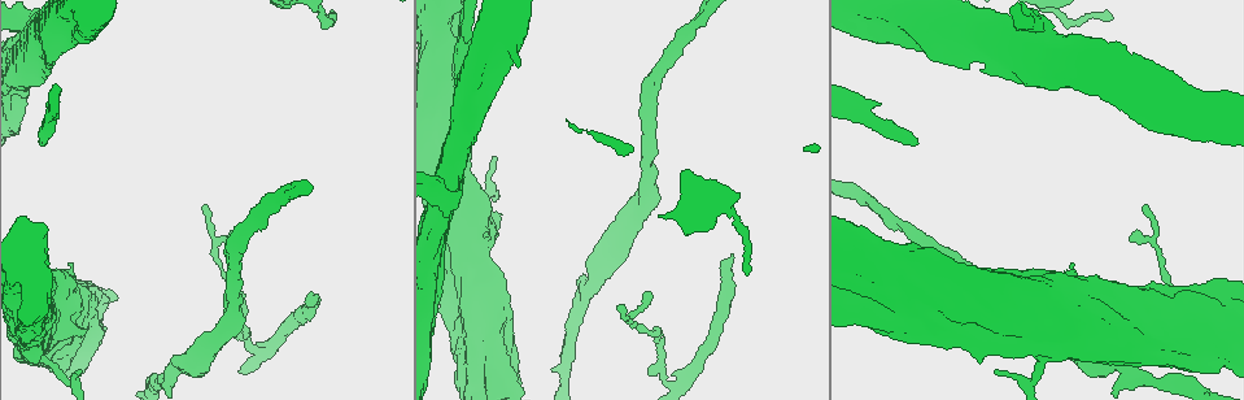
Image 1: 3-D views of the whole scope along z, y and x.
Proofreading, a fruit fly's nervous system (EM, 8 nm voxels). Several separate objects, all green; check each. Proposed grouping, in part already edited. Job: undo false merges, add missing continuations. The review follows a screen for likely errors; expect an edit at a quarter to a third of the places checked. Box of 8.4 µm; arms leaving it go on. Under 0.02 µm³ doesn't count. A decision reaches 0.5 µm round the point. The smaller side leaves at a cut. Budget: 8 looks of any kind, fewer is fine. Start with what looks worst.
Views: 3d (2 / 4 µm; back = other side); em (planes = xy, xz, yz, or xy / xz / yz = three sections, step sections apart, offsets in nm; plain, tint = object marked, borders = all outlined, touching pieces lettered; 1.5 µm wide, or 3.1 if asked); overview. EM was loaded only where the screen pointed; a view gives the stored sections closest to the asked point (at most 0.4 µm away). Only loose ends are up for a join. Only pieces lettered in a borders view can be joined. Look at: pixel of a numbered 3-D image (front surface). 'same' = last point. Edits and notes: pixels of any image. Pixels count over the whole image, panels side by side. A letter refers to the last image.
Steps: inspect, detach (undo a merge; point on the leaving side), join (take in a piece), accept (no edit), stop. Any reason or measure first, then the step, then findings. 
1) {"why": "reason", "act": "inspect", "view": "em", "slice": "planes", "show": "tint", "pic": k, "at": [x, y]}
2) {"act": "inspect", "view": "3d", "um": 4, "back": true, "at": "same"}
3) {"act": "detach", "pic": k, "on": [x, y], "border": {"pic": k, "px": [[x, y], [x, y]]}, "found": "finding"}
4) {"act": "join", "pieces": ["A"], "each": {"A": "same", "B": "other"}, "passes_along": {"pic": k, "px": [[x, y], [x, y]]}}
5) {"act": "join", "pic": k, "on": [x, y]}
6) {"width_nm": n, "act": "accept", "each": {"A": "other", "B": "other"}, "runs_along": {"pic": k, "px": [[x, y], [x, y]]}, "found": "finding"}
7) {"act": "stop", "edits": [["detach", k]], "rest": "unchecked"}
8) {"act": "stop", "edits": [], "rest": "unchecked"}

{"why": "branch stops here", "act": "inspect", "view": "3d", "um": 2, "pic": 1, "at": [316, 299]}

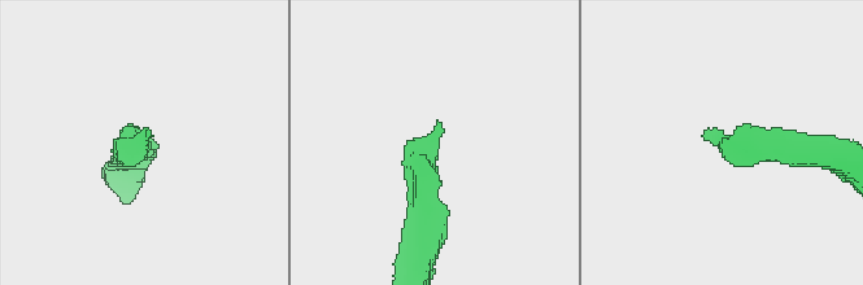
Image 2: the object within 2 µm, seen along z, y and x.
{"why": "shape alone is not enough", "act": "inspect", "view": "em", "slice": "planes", "show": "tint", "pic": 2, "at": [705, 136]}

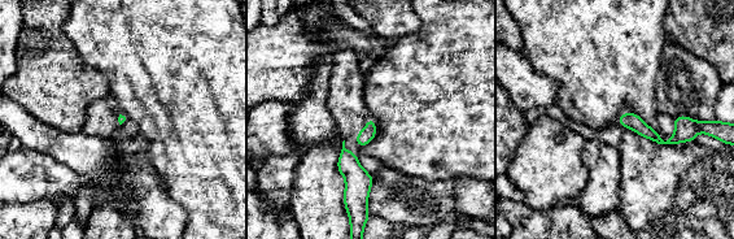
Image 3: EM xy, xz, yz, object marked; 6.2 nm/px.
{"why": "what lies round it", "act": "inspect", "view": "em", "slice": "planes", "show": "borders", "at": "same"}

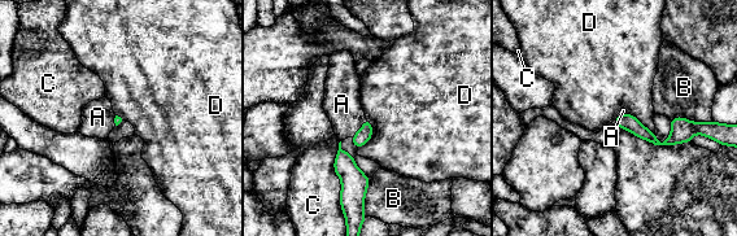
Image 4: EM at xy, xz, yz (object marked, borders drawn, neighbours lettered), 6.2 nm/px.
{"act": "join", "pieces": ["A"], "each": {"A": "same", "B": "other", "C": "other", "D": "other"}, "passes_along": {"pic": 4, "px": [[365, 134], [362, 127], [341, 104]]}, "found": "it goes on there"}

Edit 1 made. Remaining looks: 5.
{"why": "branch stops here", "act": "inspect", "view": "em", "slice": "planes", "show": "plain", "pic": 1, "at": [29, 346]}

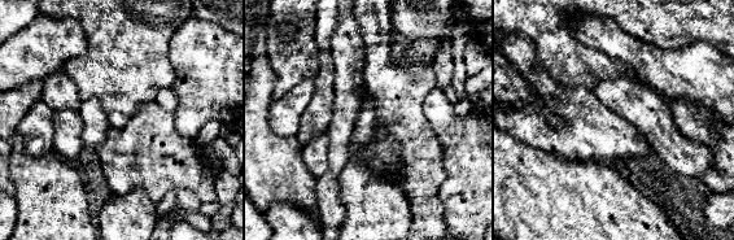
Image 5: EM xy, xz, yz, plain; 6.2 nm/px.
{"why": "see the neighbours", "act": "inspect", "view": "em", "slice": "planes", "show": "borders", "at": "same"}

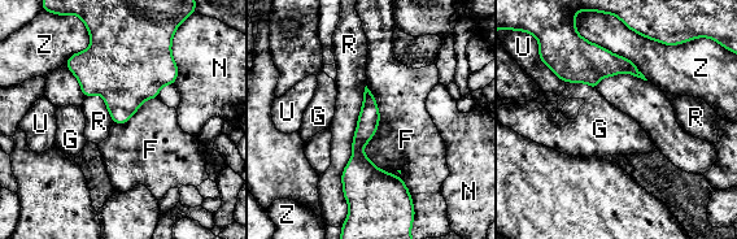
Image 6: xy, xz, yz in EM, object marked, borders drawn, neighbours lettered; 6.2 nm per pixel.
{"longest_contact_nm": ["R", 750], "act": "accept", "each": {"F": "other", "G": "other", "N": "other", "R": "other", "U": "other", "Z": "other"}, "found": "none of them fits"}

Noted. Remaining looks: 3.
{"act": "stop", "edits": [["join", 4]], "rest": "unchecked"}

